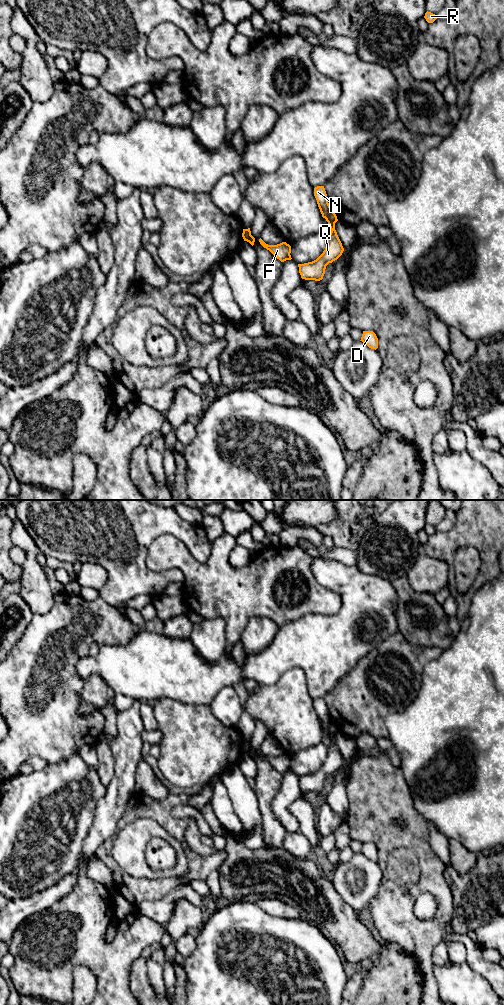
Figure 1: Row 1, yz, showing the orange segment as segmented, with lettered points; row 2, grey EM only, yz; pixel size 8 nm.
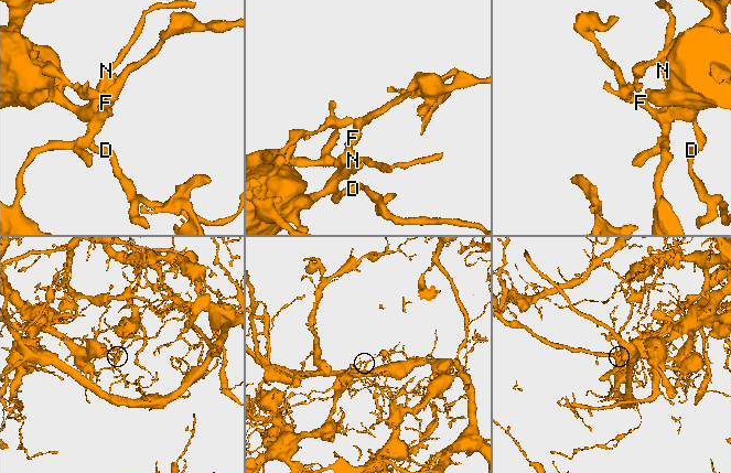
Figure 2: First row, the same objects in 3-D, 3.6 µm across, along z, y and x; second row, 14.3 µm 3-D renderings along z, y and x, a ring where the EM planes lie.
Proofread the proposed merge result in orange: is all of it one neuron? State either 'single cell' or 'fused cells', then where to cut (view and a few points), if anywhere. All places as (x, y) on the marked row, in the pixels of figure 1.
fused cells; cut yz (331, 209), (328, 215), (328, 223)

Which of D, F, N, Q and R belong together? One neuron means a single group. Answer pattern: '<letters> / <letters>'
D N R / F Q

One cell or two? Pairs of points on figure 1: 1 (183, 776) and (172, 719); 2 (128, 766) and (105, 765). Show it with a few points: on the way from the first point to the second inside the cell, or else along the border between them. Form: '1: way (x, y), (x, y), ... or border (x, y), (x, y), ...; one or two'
1: way (183, 762), (183, 733); one
2: border (108, 742), (114, 761), (114, 775), (106, 787); two

